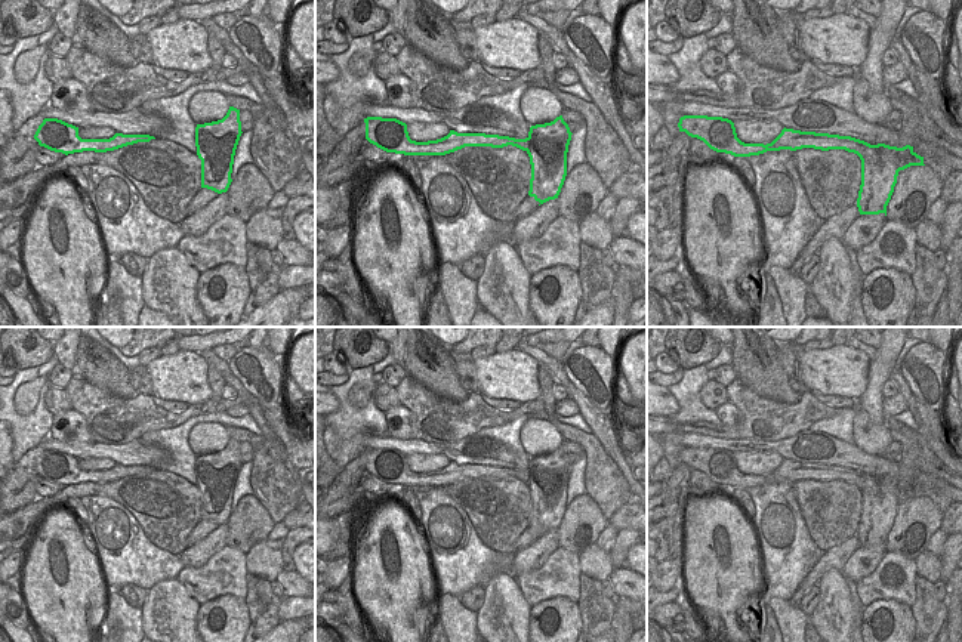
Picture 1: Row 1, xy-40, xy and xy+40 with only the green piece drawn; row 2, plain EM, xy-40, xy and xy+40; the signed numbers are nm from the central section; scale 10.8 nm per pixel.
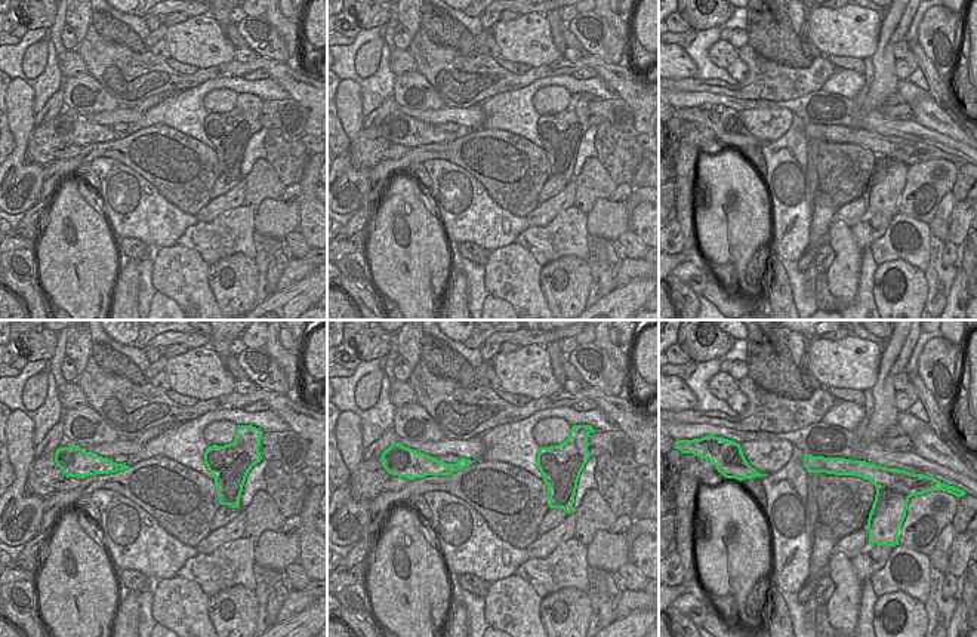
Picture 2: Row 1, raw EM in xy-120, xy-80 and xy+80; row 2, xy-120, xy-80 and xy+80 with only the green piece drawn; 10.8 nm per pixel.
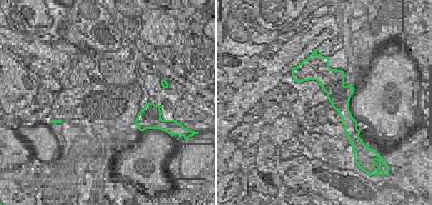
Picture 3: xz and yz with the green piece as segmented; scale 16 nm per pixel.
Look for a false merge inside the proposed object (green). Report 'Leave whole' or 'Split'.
Split

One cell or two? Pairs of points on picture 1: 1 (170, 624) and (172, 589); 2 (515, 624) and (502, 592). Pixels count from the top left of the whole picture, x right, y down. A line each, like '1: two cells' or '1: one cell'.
1: one cell
2: one cell

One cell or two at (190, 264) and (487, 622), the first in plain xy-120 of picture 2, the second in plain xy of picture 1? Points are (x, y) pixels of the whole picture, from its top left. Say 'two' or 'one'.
one

